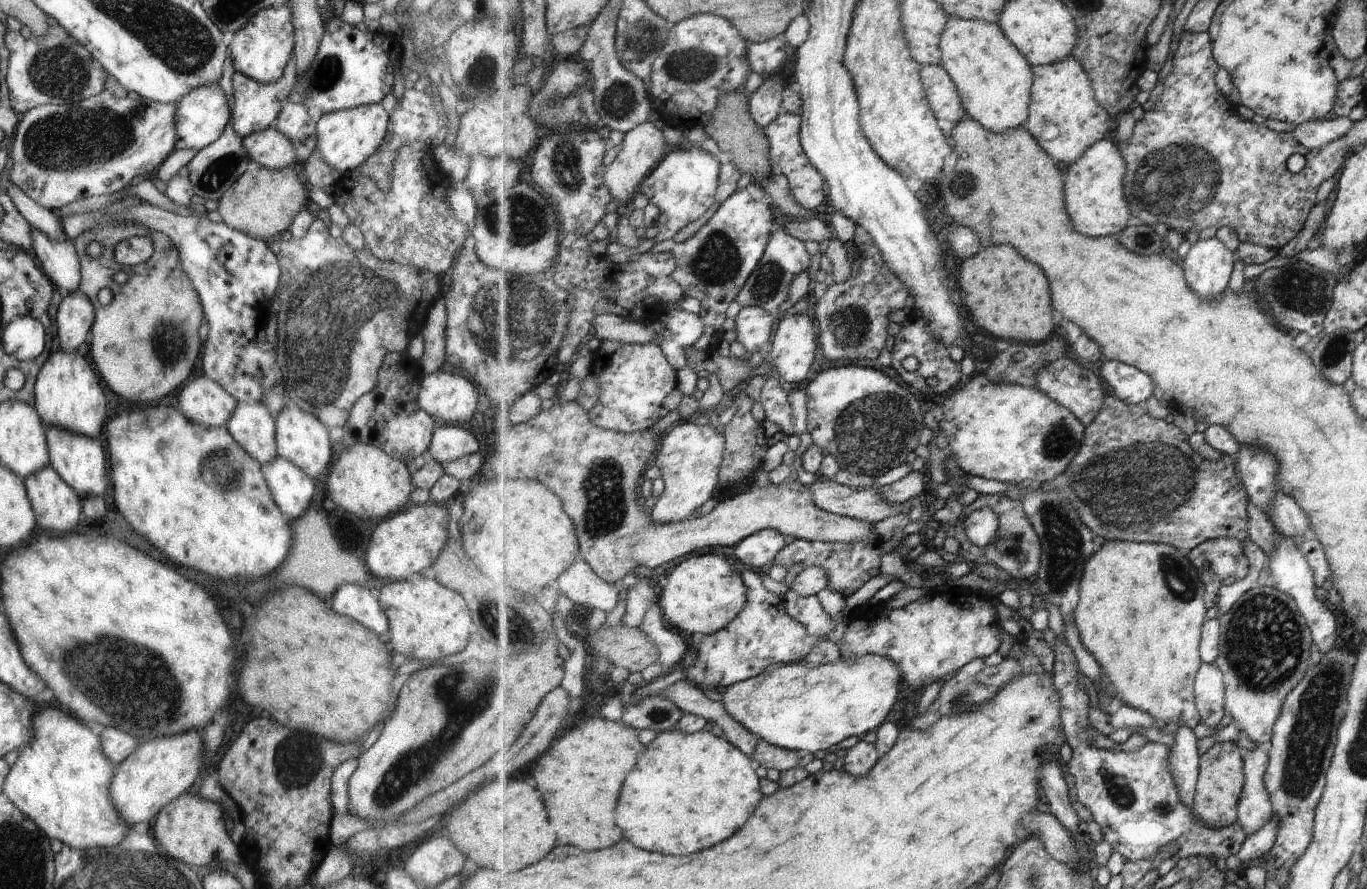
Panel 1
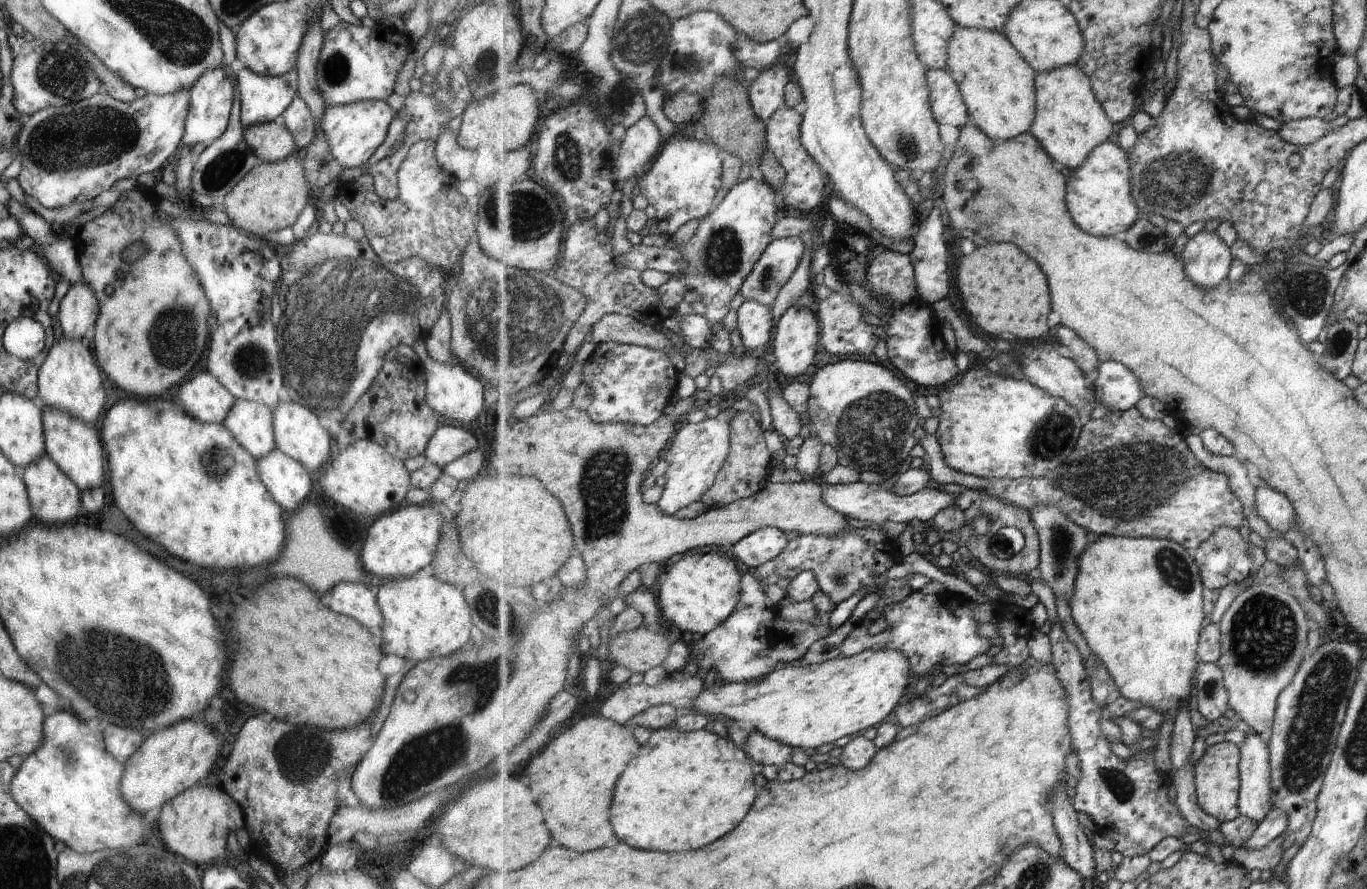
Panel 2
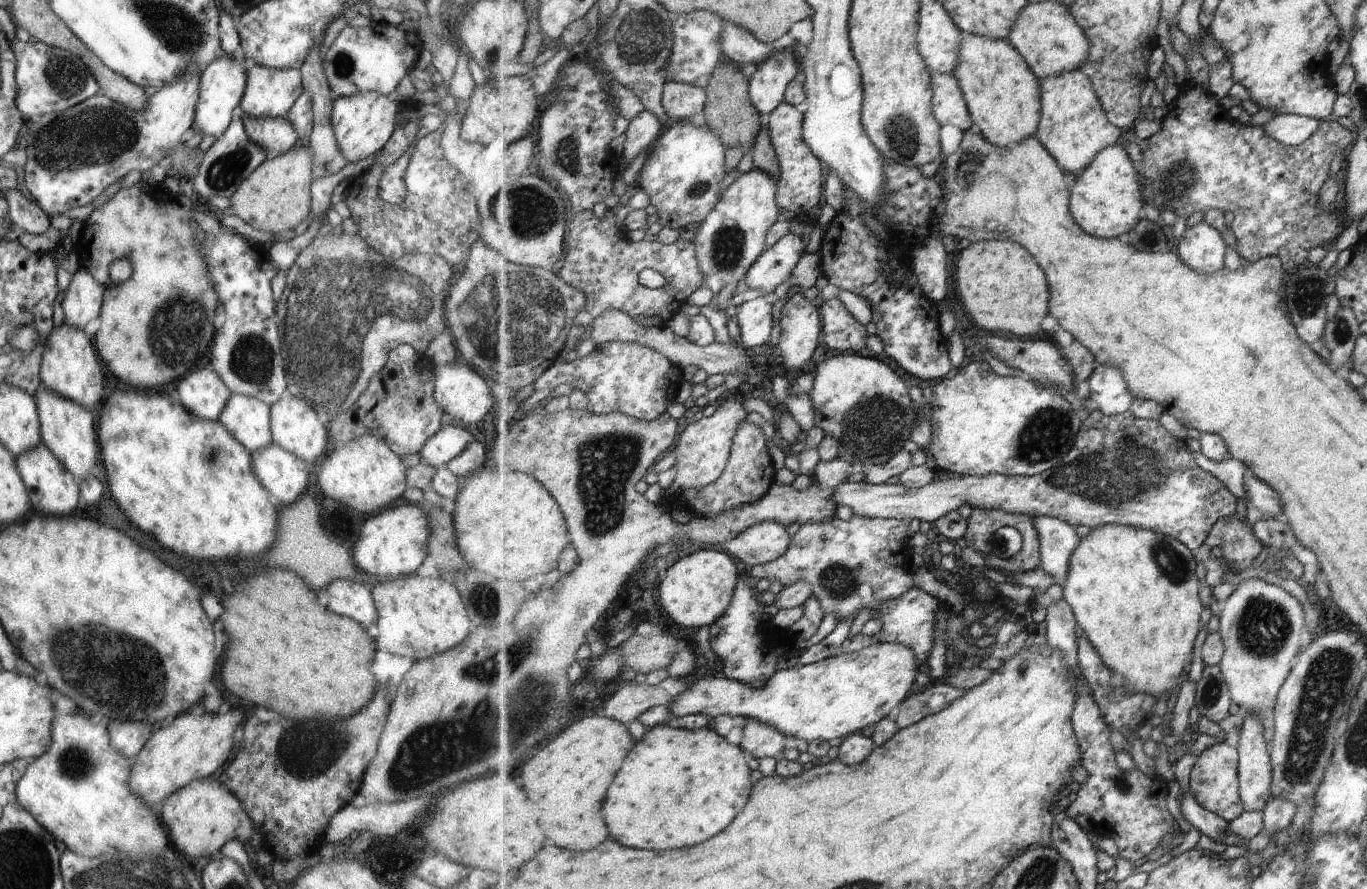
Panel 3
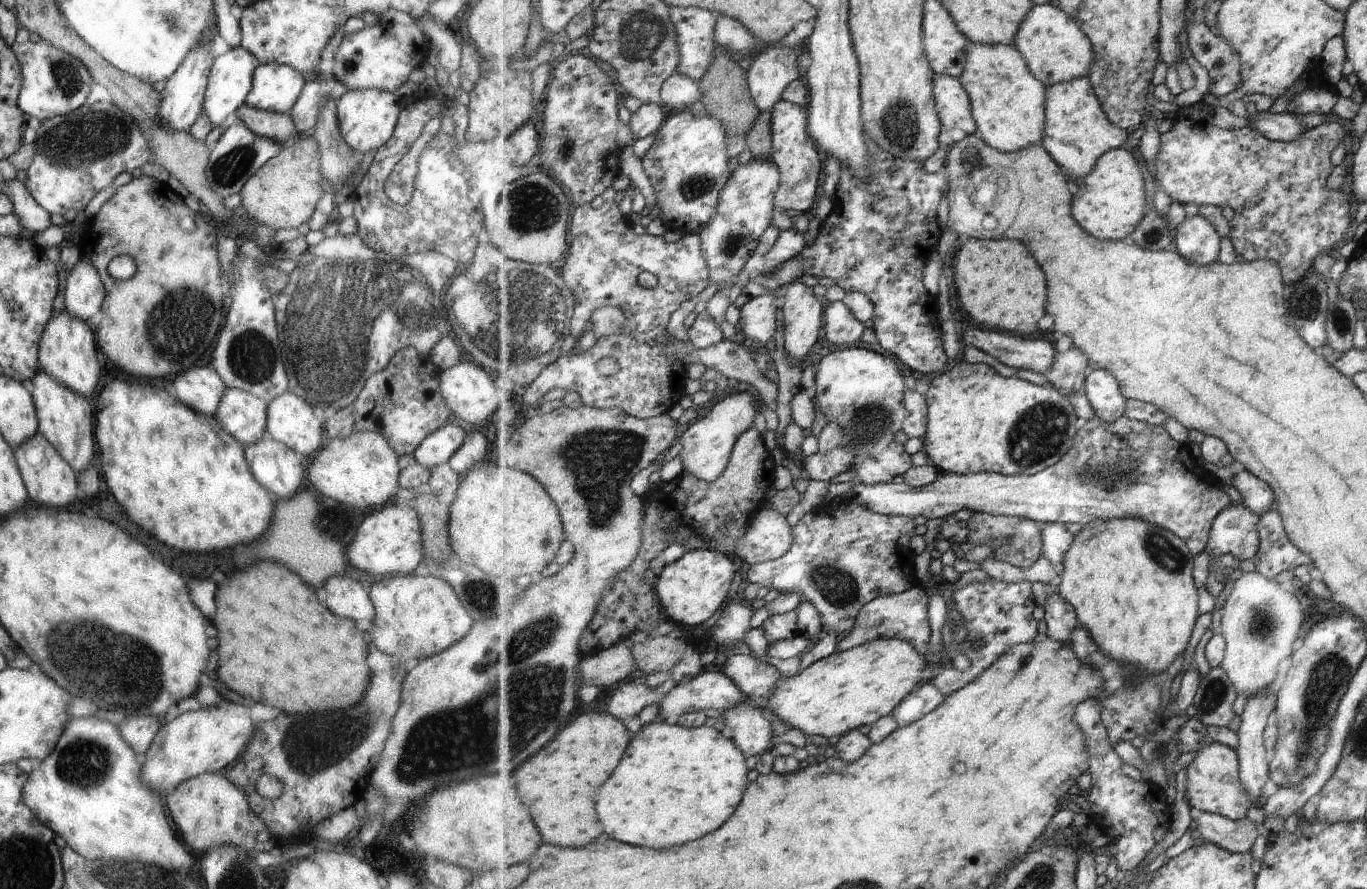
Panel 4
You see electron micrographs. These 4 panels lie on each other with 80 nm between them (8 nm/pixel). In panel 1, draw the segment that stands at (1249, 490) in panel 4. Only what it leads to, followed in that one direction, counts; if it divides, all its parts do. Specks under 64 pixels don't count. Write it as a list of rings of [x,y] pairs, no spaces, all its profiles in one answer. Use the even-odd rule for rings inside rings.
[[[1283,491],[1276,496],[1274,508],[1270,510],[1274,525],[1282,534],[1296,538],[1296,536],[1305,536],[1308,530],[1312,528],[1311,521],[1304,514],[1304,510],[1298,506],[1298,502]]]

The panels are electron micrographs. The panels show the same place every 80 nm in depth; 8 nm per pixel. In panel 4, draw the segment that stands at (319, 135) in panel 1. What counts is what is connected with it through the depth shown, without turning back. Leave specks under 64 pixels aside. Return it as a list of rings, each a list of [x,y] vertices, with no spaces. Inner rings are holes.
[[[371,89],[346,90],[337,101],[337,117],[343,139],[358,153],[364,155],[386,144],[394,132],[400,107],[393,91]]]

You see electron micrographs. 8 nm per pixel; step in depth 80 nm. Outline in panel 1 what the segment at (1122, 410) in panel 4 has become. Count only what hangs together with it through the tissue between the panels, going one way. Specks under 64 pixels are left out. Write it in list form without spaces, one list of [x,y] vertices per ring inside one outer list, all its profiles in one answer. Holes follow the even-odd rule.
[[[1105,360],[1101,368],[1101,378],[1109,387],[1110,393],[1126,404],[1145,404],[1156,394],[1154,378],[1124,362]]]

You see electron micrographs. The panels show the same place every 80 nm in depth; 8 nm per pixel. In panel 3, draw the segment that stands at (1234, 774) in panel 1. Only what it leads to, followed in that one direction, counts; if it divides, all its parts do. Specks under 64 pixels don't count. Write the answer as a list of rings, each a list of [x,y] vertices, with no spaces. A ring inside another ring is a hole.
[[[1216,743],[1200,754],[1191,773],[1190,790],[1197,801],[1205,809],[1219,814],[1228,822],[1240,819],[1247,811],[1241,793],[1240,761],[1239,748],[1233,748],[1226,743]]]

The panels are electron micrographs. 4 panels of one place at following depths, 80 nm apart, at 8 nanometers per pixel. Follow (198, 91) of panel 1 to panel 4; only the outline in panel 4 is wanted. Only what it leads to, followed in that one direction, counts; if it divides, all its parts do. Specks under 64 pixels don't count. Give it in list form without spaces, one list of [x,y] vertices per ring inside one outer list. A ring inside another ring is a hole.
[[[241,44],[230,47],[227,52],[215,58],[208,75],[207,89],[202,105],[202,111],[210,119],[212,128],[225,123],[229,124],[230,118],[237,108],[245,102],[245,98],[252,88],[253,74],[258,65],[260,65],[260,61]]]

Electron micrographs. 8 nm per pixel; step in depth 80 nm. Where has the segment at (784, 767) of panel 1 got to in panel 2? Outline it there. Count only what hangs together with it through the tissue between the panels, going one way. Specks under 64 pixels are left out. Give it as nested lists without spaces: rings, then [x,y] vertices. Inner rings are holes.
[[[762,731],[750,733],[745,744],[745,751],[753,758],[754,763],[775,764],[778,768],[785,764],[798,762],[796,748],[767,737]]]

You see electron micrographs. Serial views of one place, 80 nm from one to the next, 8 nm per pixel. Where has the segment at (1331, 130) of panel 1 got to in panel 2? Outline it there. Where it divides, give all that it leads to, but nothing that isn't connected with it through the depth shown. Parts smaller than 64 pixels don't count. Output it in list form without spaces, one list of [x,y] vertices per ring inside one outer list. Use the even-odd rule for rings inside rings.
[[[1346,115],[1333,120],[1306,117],[1305,119],[1294,119],[1282,123],[1282,126],[1277,131],[1291,145],[1306,146],[1323,137],[1330,130],[1344,126],[1349,120]]]

